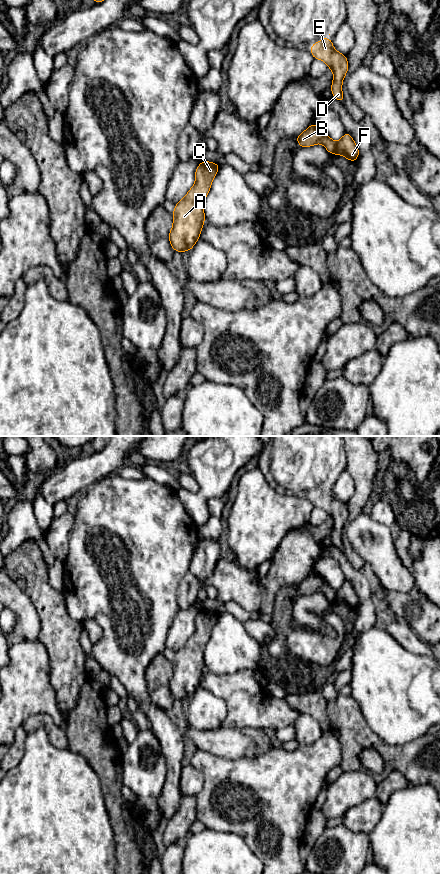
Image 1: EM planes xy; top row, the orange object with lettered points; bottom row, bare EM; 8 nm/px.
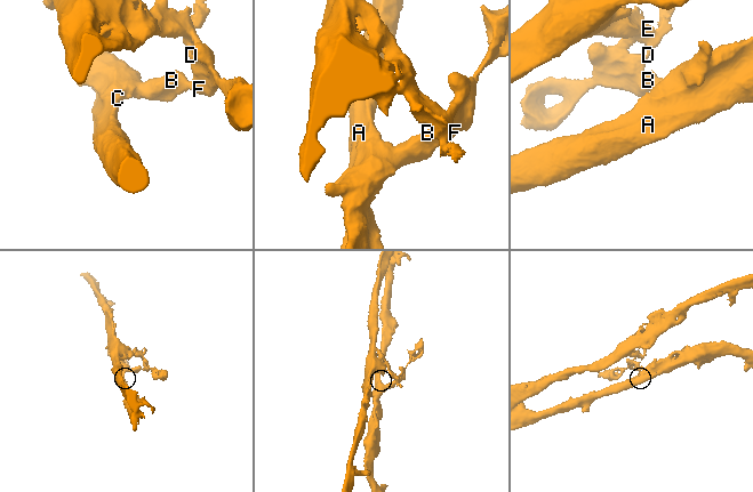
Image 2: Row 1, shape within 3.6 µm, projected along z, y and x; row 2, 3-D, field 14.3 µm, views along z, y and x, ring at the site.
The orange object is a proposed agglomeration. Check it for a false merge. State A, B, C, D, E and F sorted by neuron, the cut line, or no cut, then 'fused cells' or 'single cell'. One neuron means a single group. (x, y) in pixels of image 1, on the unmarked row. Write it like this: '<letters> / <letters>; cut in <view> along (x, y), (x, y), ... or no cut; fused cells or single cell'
A B C / D E F; cut in xy along (335, 591), (336, 601); fused cells

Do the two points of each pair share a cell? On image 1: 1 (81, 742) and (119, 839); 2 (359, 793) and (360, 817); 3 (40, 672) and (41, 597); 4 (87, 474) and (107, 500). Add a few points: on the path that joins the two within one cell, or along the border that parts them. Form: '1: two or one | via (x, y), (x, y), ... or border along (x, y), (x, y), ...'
1: one | via (105, 766), (109, 770), (111, 778), (115, 815)
2: two | border along (375, 797), (365, 799), (350, 807), (341, 816)
3: two | border along (37, 639), (46, 650), (49, 664)
4: two | border along (115, 471), (96, 481), (83, 493)

